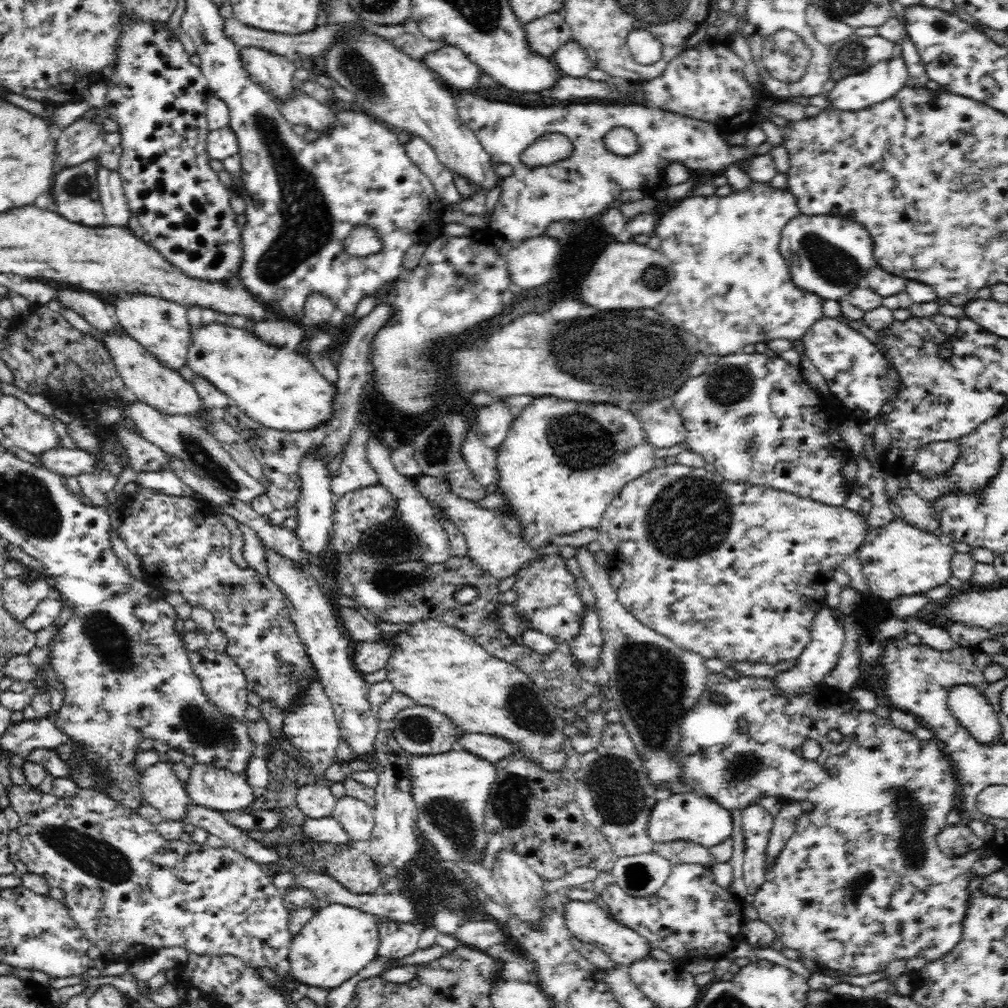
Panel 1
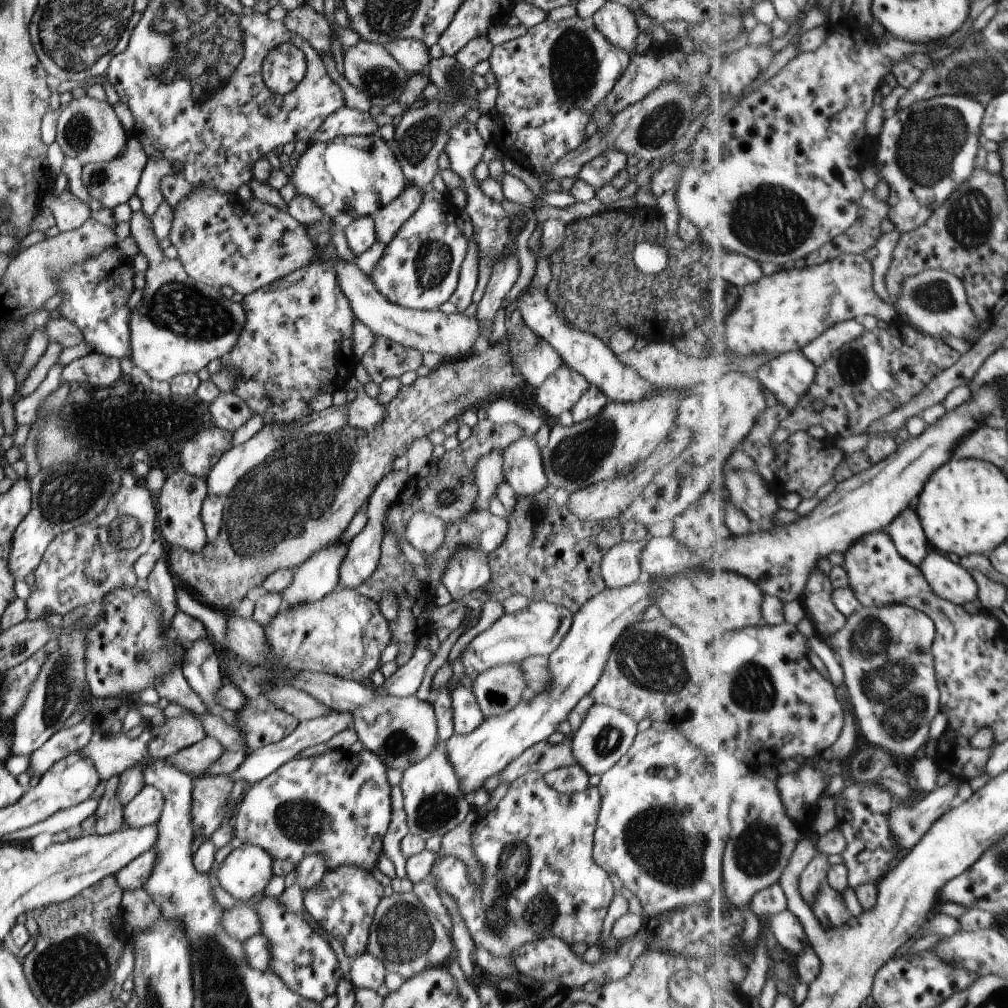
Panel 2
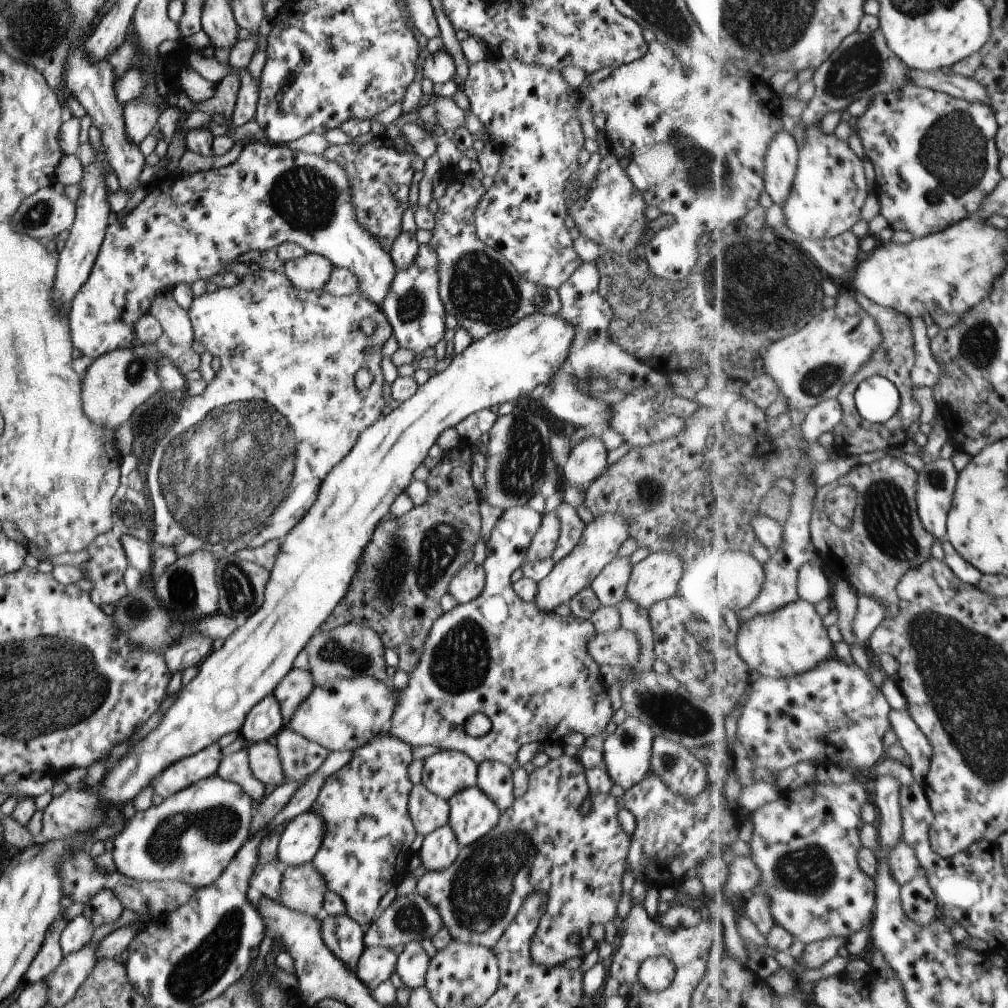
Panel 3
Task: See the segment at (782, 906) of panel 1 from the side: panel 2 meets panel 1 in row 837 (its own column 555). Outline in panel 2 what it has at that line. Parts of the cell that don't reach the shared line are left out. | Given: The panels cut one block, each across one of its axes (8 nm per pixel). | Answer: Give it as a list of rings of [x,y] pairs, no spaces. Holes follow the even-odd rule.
[[[531,771],[514,780],[496,808],[477,822],[471,848],[475,860],[483,869],[479,885],[475,885],[467,865],[461,859],[452,856],[436,859],[430,875],[435,879],[438,890],[443,889],[456,902],[460,917],[476,947],[485,949],[493,956],[508,958],[524,944],[549,937],[558,938],[570,947],[580,943],[589,946],[601,944],[599,939],[603,922],[616,891],[608,874],[593,860],[593,841],[600,808],[598,787],[589,787],[580,793],[558,793],[546,785],[540,772]],[[529,860],[554,862],[550,862],[548,868],[542,868],[542,874],[532,870],[530,878],[521,884],[525,876],[525,863]]]

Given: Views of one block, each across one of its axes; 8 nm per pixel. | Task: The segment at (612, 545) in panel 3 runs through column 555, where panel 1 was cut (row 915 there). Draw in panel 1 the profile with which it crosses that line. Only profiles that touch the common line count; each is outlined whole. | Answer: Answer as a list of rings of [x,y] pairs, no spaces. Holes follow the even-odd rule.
[[[572,900],[559,906],[563,914],[564,922],[571,935],[579,938],[579,941],[594,945],[602,950],[616,966],[628,967],[634,962],[651,957],[650,944],[641,934],[626,927],[624,923],[618,922],[610,917],[601,907],[592,901]]]

